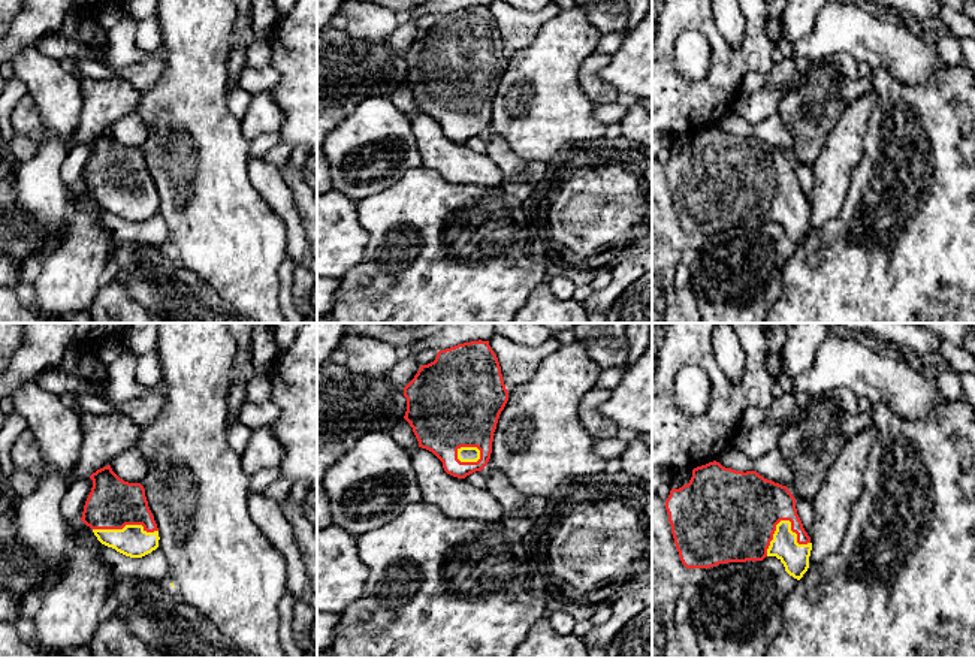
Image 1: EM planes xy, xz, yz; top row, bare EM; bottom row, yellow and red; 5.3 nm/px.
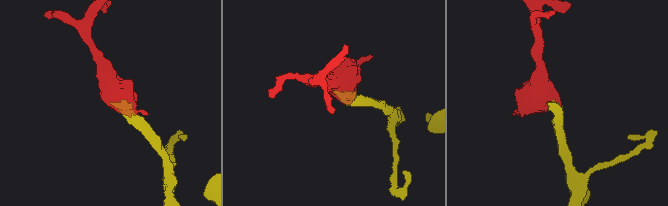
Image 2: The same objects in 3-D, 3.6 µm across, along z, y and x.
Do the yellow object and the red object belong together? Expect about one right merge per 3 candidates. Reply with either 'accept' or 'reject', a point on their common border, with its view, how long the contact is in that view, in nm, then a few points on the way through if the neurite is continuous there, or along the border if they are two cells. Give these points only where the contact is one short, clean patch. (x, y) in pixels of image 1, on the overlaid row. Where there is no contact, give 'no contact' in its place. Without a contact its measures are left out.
accept; meets yellow in yz at (784, 521); contact 260 nm long; runs through yz (794, 557), (784, 537), (784, 521), (737, 516)

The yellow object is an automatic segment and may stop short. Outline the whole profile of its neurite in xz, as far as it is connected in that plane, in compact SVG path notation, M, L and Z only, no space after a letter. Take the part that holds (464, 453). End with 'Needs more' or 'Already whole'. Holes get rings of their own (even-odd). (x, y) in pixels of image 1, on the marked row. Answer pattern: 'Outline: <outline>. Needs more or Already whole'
Outline: M479 339L440 350L435 360L422 365L404 387L404 396L404 419L413 428L419 447L432 452L447 474L465 479L488 465L493 432L508 401L501 366L489 341Z. Needs more

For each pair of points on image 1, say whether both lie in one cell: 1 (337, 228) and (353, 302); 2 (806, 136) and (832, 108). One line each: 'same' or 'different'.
1: different
2: same

